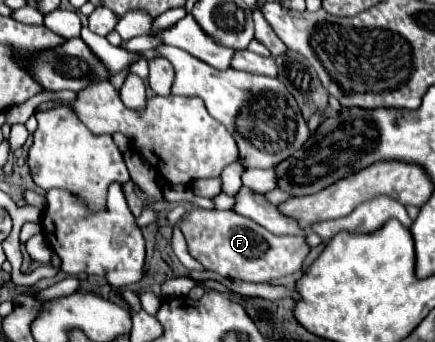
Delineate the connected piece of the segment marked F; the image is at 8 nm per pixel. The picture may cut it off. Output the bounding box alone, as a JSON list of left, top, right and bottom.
[179,209,311,283]

